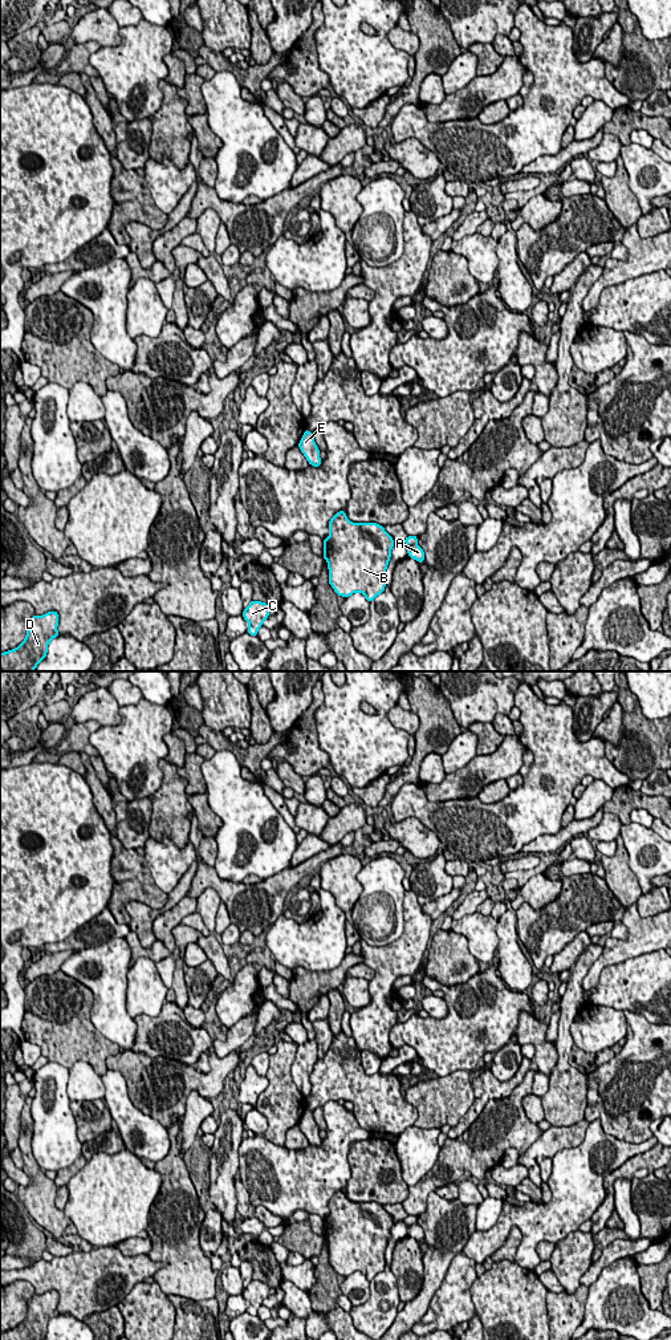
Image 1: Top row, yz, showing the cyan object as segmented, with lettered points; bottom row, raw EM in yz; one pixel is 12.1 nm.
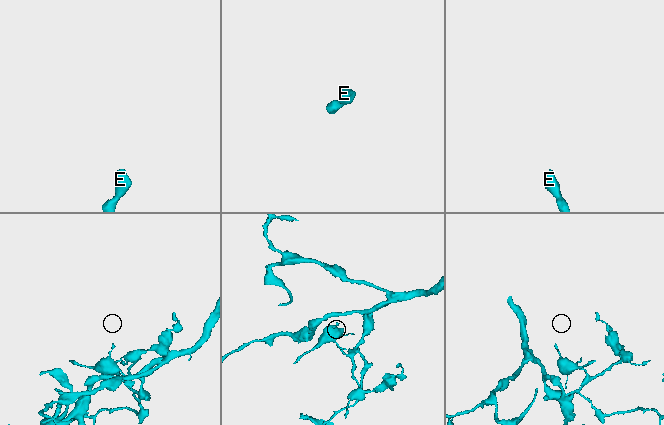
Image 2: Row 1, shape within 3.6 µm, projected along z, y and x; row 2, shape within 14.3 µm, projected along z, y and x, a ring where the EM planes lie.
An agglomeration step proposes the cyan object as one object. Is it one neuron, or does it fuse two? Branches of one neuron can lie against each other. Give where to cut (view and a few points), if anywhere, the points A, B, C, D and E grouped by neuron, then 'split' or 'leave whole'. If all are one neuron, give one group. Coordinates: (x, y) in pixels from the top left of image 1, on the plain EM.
cut in yz along (415, 1222), (409, 1227); A C D / B E; split

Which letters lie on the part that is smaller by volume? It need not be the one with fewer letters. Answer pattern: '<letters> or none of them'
B, E

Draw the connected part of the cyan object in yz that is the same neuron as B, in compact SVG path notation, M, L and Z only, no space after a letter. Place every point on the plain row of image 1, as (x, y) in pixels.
M345 1190L329 1201L330 1214L324 1219L324 1238L328 1240L329 1263L338 1275L349 1276L361 1271L369 1282L385 1270L385 1251L394 1226L393 1217L377 1202L351 1202Z

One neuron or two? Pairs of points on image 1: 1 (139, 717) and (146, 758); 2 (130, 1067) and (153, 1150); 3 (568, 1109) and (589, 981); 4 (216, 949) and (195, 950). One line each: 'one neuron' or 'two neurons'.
1: one neuron
2: two neurons
3: two neurons
4: two neurons

